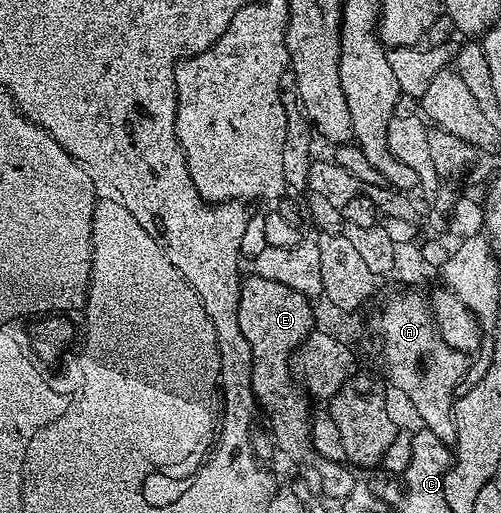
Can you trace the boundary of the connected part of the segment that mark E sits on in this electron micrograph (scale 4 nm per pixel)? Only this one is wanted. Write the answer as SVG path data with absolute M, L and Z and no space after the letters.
M250 273L242 279L238 306L240 333L248 337L248 345L252 349L250 391L257 406L261 410L263 407L274 418L273 442L279 448L290 446L298 450L303 448L303 435L312 422L312 411L303 408L304 395L299 394L299 388L293 387L289 380L290 348L298 343L310 323L310 314L306 303L302 302L301 293L297 286L268 281Z

